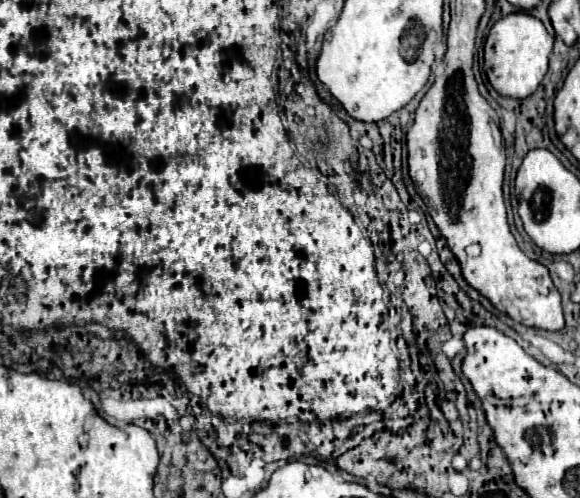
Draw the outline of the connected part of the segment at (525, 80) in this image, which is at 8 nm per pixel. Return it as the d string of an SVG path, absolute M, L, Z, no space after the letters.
M514 12L514 14L508 14L508 16L500 18L490 28L490 34L488 34L484 44L484 71L488 82L502 96L526 98L526 96L534 94L538 84L542 82L546 70L548 70L548 56L552 54L552 44L554 44L554 38L546 32L544 24L538 18L534 18L532 14L528 14L528 12Z

